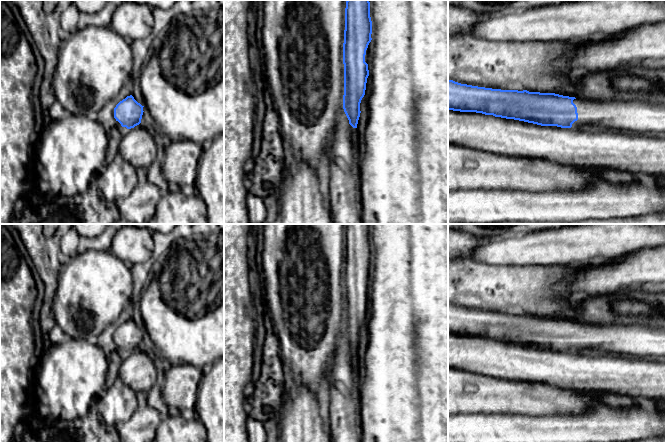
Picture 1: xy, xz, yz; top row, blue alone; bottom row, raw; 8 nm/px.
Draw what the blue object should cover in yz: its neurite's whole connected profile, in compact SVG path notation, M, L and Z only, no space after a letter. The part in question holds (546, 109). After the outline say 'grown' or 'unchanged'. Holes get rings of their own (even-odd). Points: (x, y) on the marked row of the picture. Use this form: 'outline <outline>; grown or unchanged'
outline M449 79L448 110L482 113L541 126L608 129L645 135L665 132L664 105L492 89Z; grown

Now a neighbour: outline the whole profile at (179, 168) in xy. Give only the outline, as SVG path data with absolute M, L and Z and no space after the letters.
M189 140L174 141L165 151L165 160L161 167L162 173L171 187L187 189L194 186L198 164L202 155L203 145Z

